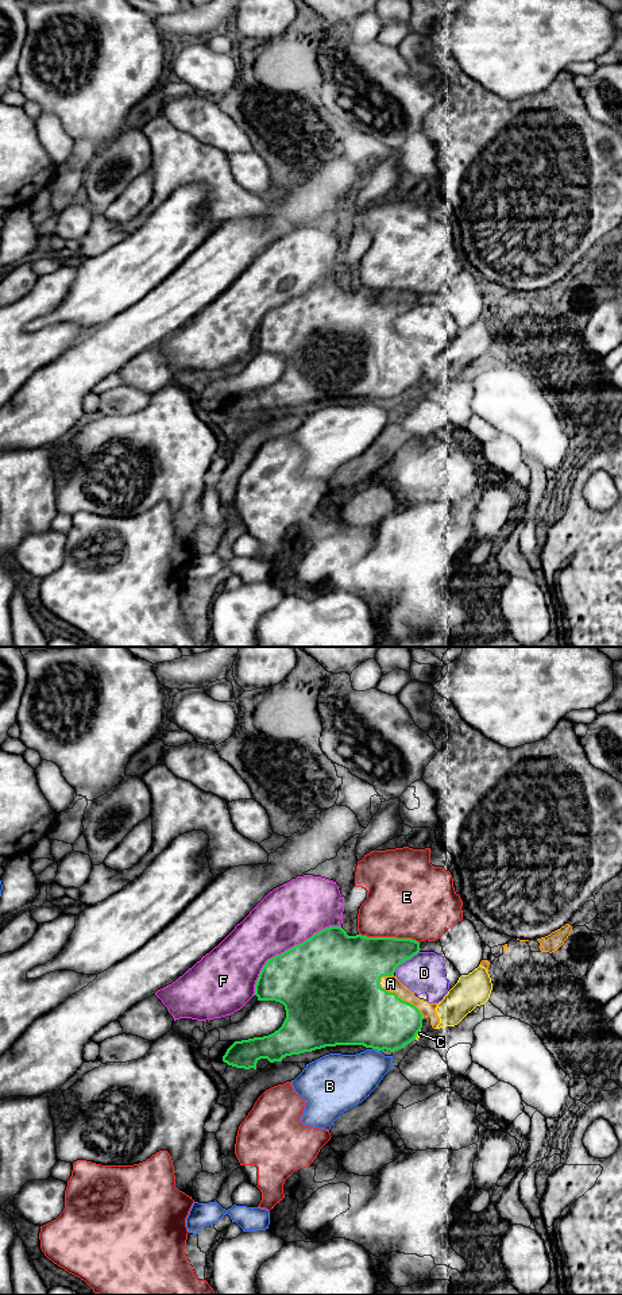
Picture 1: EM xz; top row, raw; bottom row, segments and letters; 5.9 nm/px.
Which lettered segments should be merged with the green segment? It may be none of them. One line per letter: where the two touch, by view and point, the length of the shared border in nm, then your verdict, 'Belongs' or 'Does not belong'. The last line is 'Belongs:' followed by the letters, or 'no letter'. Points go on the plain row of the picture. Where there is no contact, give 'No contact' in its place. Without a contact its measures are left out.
A: Touches green at xz (397, 347). Shared border 360 nm. Does not belong
B: Touches green at xz (377, 400). Shared border 50 nm. Does not belong
C: Touches green at xz (417, 385). Shared border 70 nm. Does not belong
D: Touches green at xz (405, 312). Shared border 200 nm. Does not belong
E: Touches green at xz (389, 289). Shared border 360 nm. Does not belong
F: Touches green at xz (288, 301). Shared border 650 nm. Does not belong
Belongs: no letter

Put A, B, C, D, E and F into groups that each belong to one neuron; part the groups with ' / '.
A C / B / D / E / F

